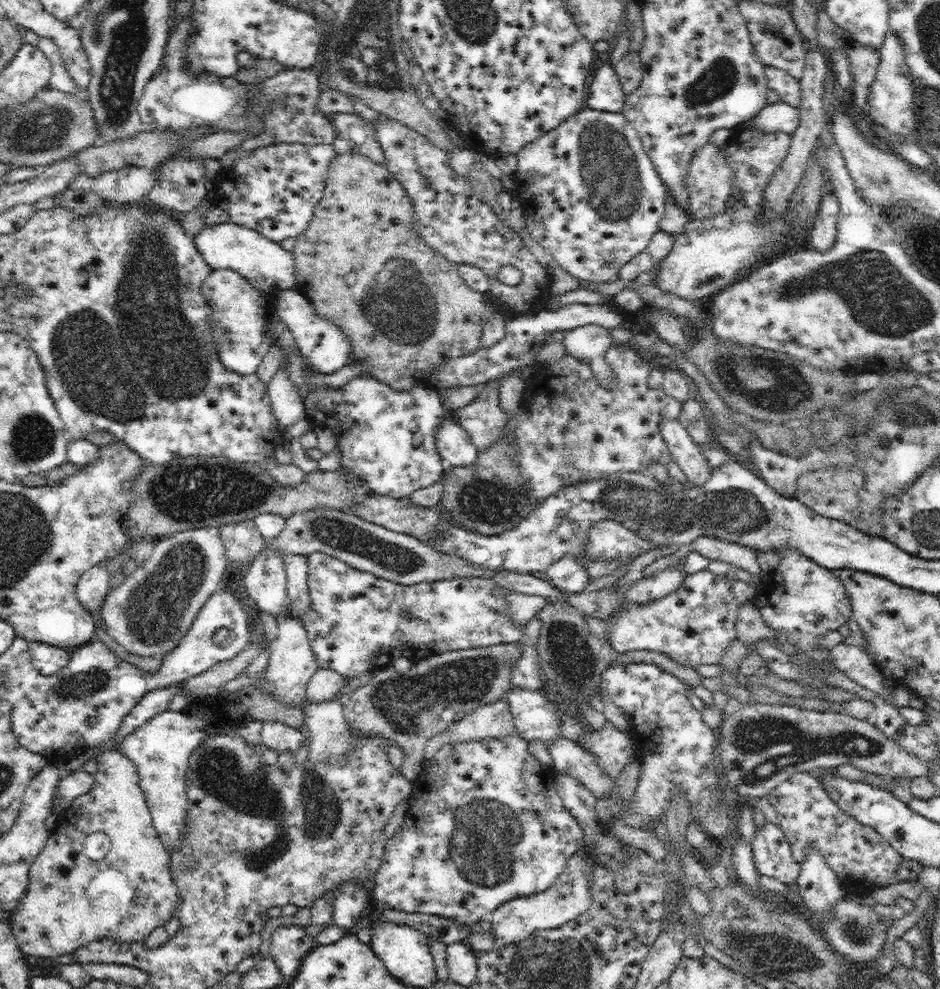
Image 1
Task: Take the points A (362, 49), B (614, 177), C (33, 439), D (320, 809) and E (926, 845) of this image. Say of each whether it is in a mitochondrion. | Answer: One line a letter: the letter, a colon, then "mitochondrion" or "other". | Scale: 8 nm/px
A: mitochondrion
B: mitochondrion
C: mitochondrion
D: mitochondrion
E: other

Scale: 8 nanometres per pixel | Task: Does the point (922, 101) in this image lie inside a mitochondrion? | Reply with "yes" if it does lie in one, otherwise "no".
no

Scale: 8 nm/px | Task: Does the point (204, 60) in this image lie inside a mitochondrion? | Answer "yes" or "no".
no

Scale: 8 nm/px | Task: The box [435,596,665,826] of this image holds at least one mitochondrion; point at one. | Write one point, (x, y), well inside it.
(569, 651)

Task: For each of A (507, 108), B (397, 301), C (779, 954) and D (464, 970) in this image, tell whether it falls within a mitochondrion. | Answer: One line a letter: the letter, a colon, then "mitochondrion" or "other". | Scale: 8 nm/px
A: other
B: mitochondrion
C: mitochondrion
D: other

